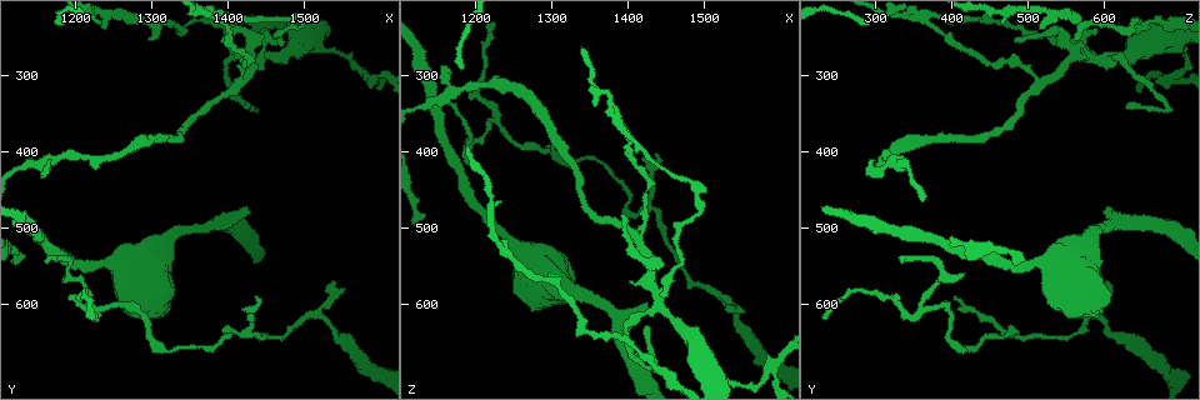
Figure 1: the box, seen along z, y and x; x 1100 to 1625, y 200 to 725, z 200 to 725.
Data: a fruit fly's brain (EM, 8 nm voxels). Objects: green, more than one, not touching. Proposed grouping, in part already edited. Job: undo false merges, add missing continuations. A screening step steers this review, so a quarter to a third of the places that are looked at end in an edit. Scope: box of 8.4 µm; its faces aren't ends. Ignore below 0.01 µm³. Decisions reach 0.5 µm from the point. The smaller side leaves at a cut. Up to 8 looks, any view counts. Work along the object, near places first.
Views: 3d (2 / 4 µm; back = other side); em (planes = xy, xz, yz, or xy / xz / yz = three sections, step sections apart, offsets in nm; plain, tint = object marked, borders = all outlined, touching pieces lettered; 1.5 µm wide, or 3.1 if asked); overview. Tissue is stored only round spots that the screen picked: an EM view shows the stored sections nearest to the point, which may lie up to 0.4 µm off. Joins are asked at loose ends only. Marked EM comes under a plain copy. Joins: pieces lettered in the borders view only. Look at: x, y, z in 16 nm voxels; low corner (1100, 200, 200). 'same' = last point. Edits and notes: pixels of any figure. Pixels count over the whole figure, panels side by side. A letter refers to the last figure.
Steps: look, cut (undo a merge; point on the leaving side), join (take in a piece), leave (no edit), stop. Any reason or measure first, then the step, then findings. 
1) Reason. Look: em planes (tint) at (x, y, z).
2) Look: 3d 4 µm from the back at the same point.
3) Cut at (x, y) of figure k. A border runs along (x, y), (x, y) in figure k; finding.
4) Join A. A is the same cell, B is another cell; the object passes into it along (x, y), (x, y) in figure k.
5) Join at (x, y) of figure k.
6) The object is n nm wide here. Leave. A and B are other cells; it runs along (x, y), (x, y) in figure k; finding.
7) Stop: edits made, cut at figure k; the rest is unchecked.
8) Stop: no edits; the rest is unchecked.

An open end. Look: em planes (borders) at (1430, 480, 600).

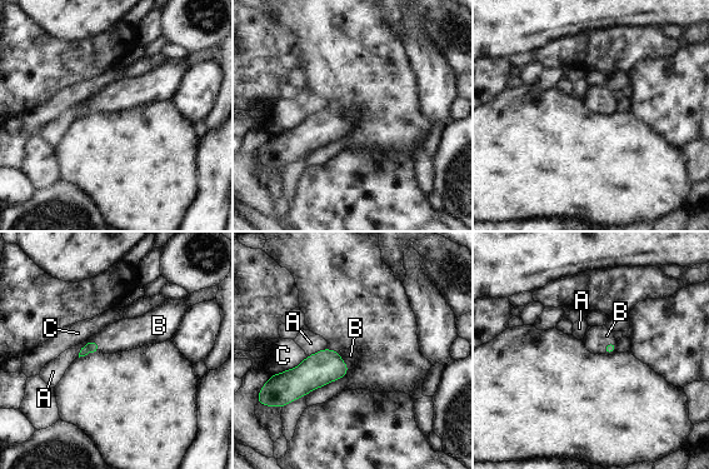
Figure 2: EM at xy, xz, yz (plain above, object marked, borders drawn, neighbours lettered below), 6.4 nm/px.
Join at (595, 337) of figure 2. B is the same cell, A and C are other cells; the object passes into it along (609, 348), (605, 343), (595, 337) in figure 2; it goes on there.

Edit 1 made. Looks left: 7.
See it whole again. Look: overview.

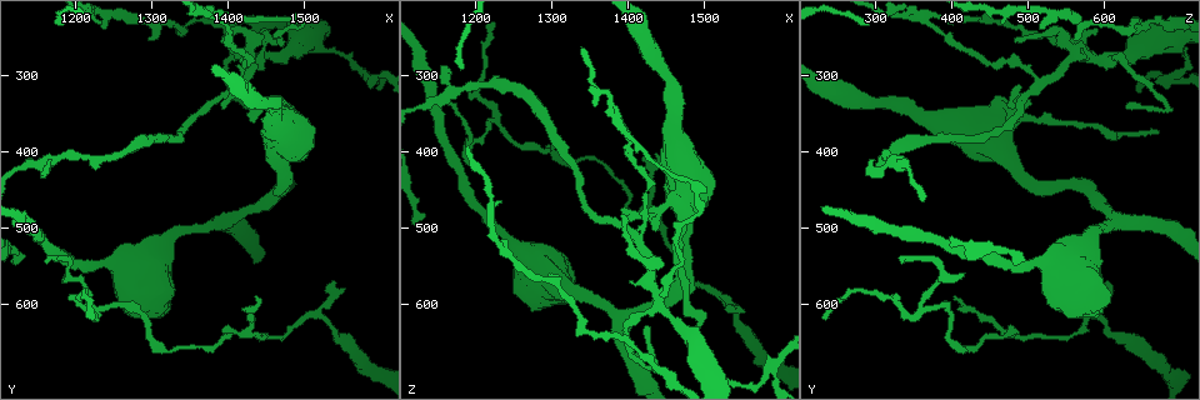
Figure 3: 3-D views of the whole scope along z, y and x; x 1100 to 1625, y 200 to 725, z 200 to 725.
Tapers out. Look: em planes (borders) at (1430, 585, 400).

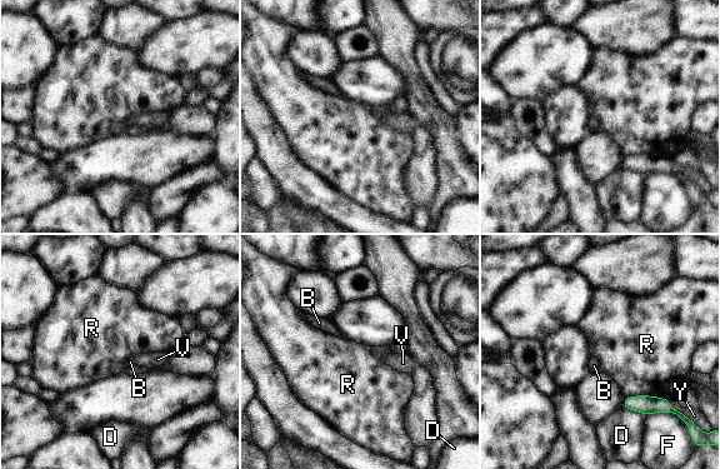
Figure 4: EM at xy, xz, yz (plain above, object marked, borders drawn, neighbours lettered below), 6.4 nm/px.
The longest contact is with R, 280 nm. Leave. B, D, F, R, V and Y are other cells; a border runs along (625, 395), (660, 395), (669, 400) in figure 4; none of them fits.

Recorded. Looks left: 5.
Three-way junction. Look: 3d 2 µm at (1230, 605, 365).

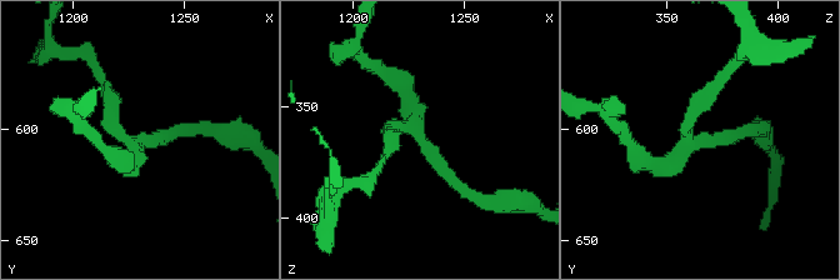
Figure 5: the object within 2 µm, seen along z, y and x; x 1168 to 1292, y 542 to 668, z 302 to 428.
3 arms meet here; need the tissue. Look: em xy step 8 (tint) at (1228, 606, 360).

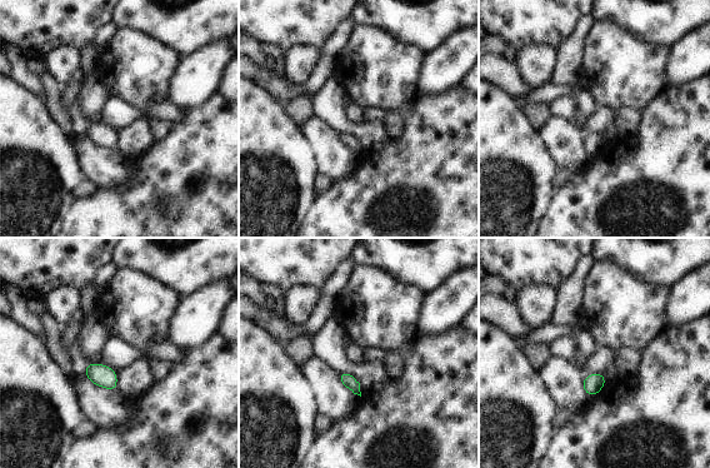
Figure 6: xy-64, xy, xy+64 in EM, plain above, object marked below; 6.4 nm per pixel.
Look: em yz step 4 (borders) at the same point.

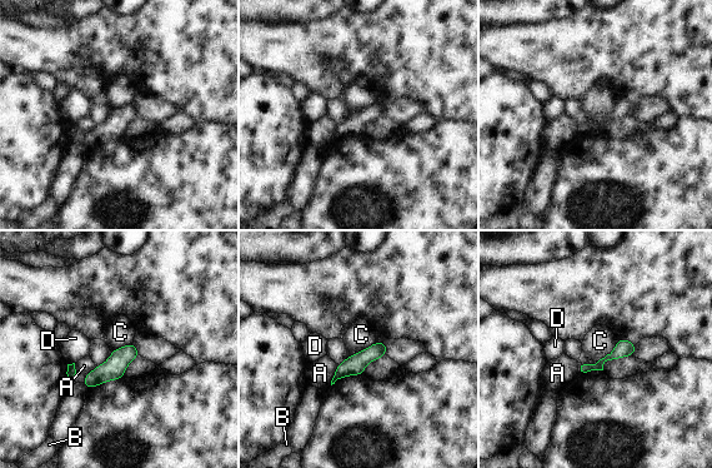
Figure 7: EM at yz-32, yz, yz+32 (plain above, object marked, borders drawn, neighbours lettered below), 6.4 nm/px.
The longest contact is with C, 280 nm. Leave. A, B, C and D are other cells; a border runs along (618, 339), (596, 362), (581, 362) in figure 7; continuous, no second neuron.

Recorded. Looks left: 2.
Stop: edits made, join at figure 2; the rest is unchecked.

